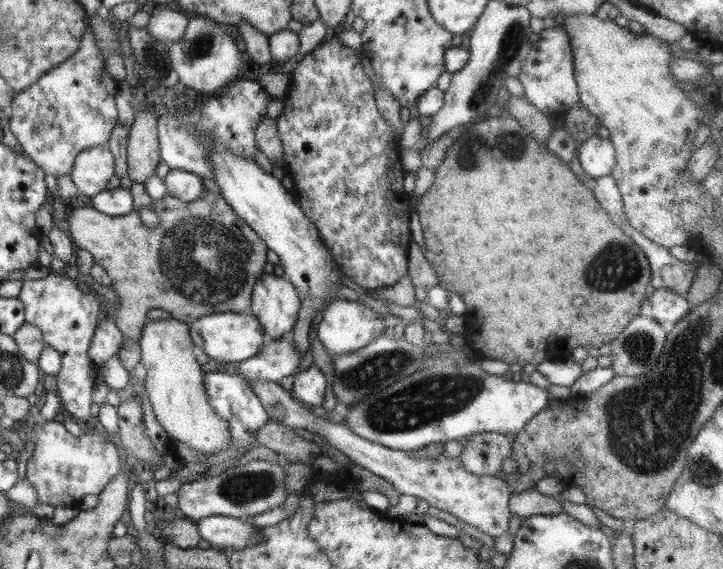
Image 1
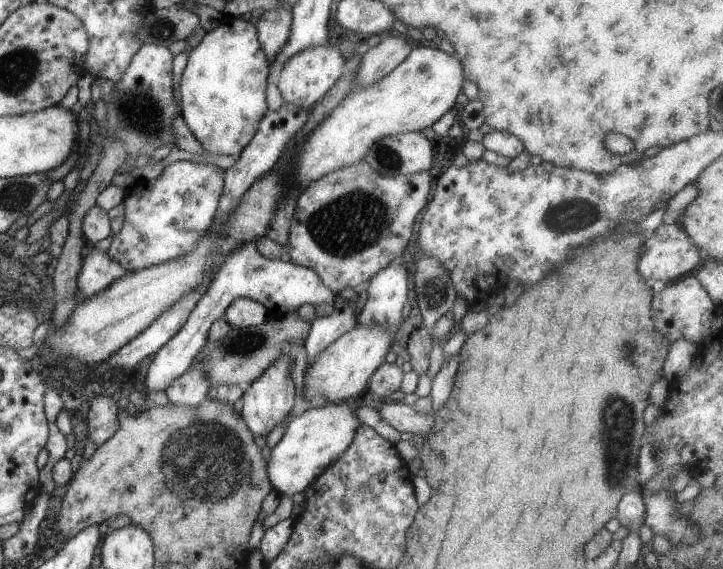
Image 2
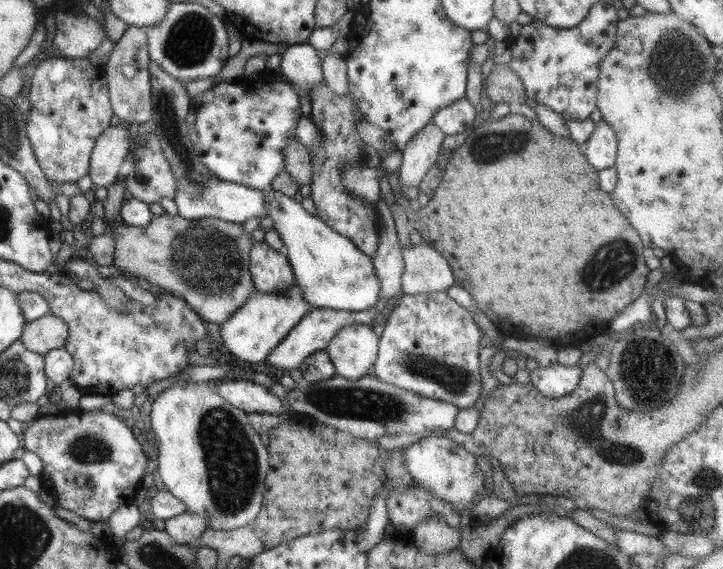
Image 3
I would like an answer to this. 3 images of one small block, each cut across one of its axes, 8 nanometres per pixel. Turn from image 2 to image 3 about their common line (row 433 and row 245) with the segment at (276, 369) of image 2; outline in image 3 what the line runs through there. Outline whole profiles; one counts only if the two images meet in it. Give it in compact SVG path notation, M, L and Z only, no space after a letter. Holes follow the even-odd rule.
M253 241L248 258L255 291L283 291L294 284L293 272L285 254L271 249L265 241Z

